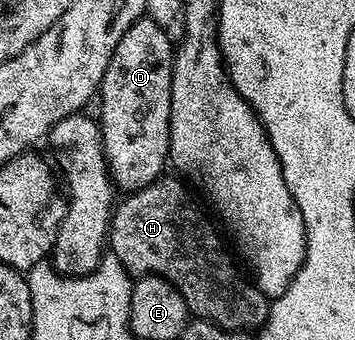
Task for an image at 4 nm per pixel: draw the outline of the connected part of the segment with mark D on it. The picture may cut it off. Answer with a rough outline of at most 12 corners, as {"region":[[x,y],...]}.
{"region":[[142,17],[100,81],[108,177],[135,192],[170,162],[174,42]]}

